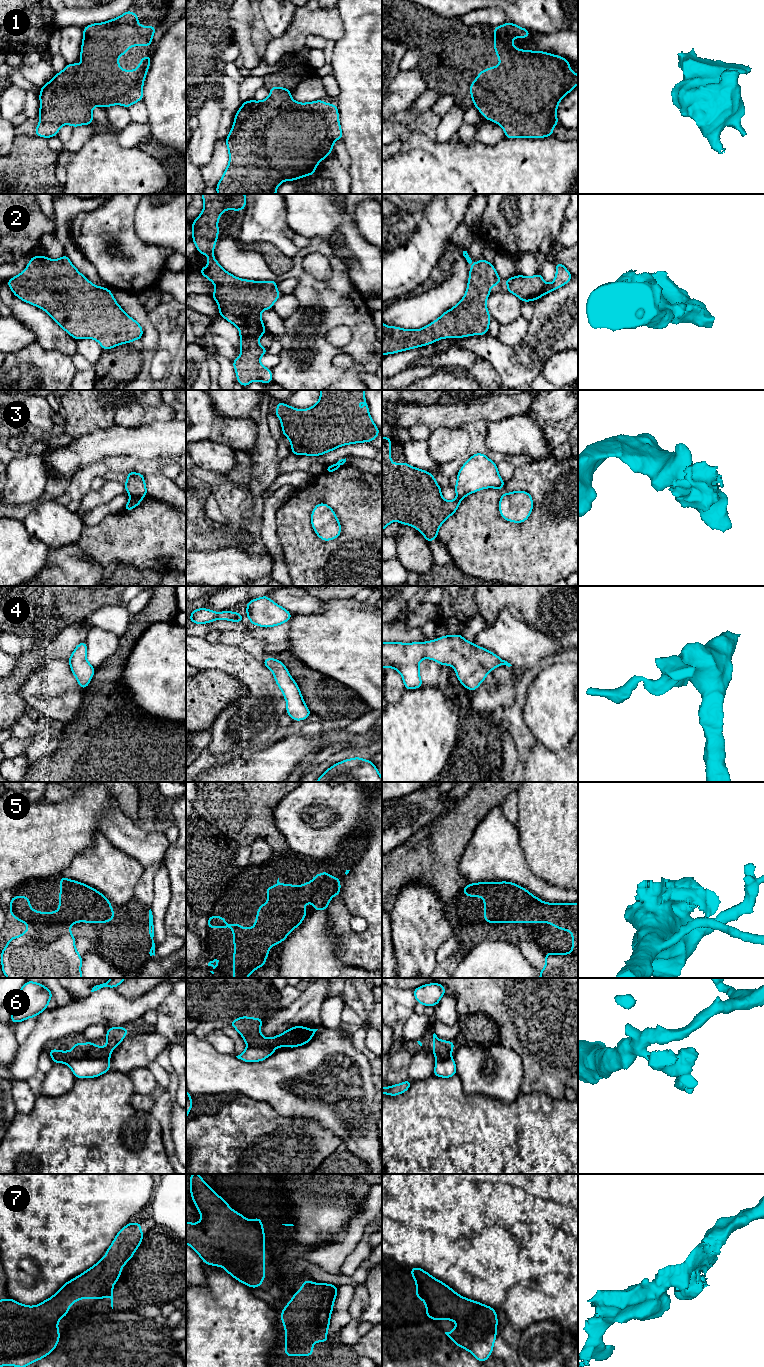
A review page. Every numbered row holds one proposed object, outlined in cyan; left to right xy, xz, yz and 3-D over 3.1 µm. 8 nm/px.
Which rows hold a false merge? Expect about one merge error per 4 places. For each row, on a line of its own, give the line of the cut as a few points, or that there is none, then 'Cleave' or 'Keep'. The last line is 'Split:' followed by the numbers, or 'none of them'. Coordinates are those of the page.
1: No split. Keep
2: No split. Keep
3: Split along xy (131, 497), (141, 499). Cleave
4: No split. Keep
5: Split along yz (525, 889), (525, 899), (517, 903), (516, 910), (521, 920). Cleave
6: Split along xy (108, 1057), (71, 1058), (65, 1062). Cleave
7: No split. Keep
Split: 3, 5, 6

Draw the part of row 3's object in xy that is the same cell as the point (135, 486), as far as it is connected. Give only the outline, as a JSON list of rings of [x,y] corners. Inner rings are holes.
[[[130,471],[124,487],[130,498],[143,499],[147,495],[147,487],[144,482],[145,475]]]

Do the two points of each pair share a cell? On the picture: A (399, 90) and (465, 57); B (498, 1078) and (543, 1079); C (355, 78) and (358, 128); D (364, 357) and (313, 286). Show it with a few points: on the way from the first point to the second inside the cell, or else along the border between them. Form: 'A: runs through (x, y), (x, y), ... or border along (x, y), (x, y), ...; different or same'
A: border along (417, 66), (425, 77), (428, 87); different
B: border along (519, 1056), (522, 1061), (523, 1071), (521, 1093); different
C: runs through (358, 90), (358, 116); same
D: runs through (364, 339), (363, 333), (331, 303); same

